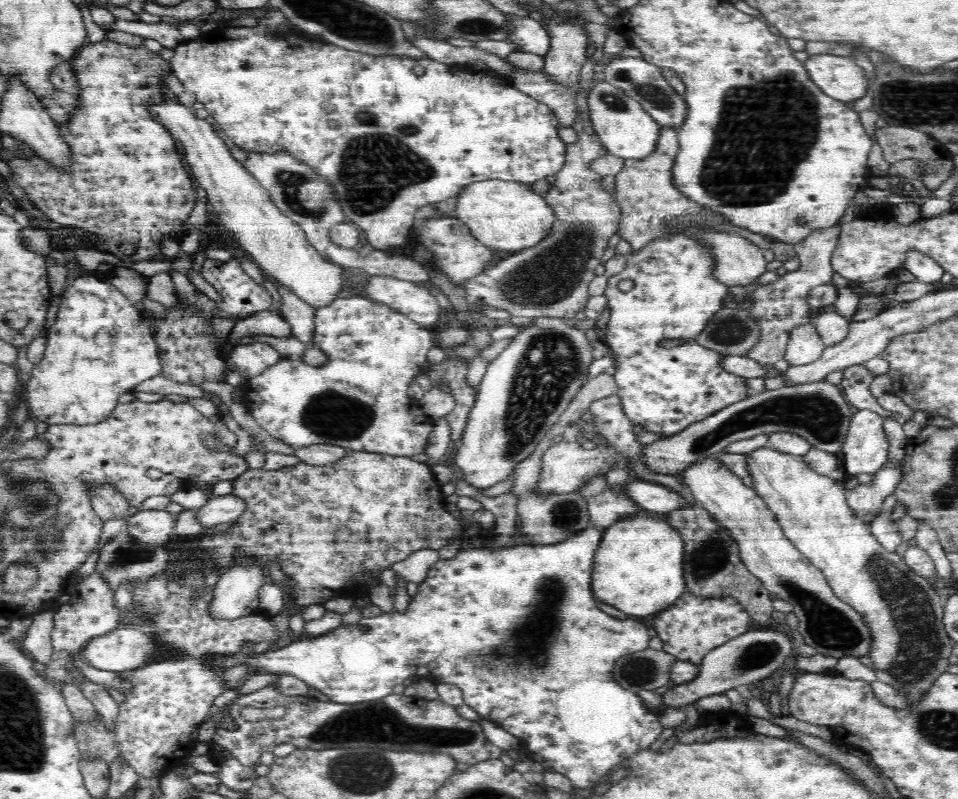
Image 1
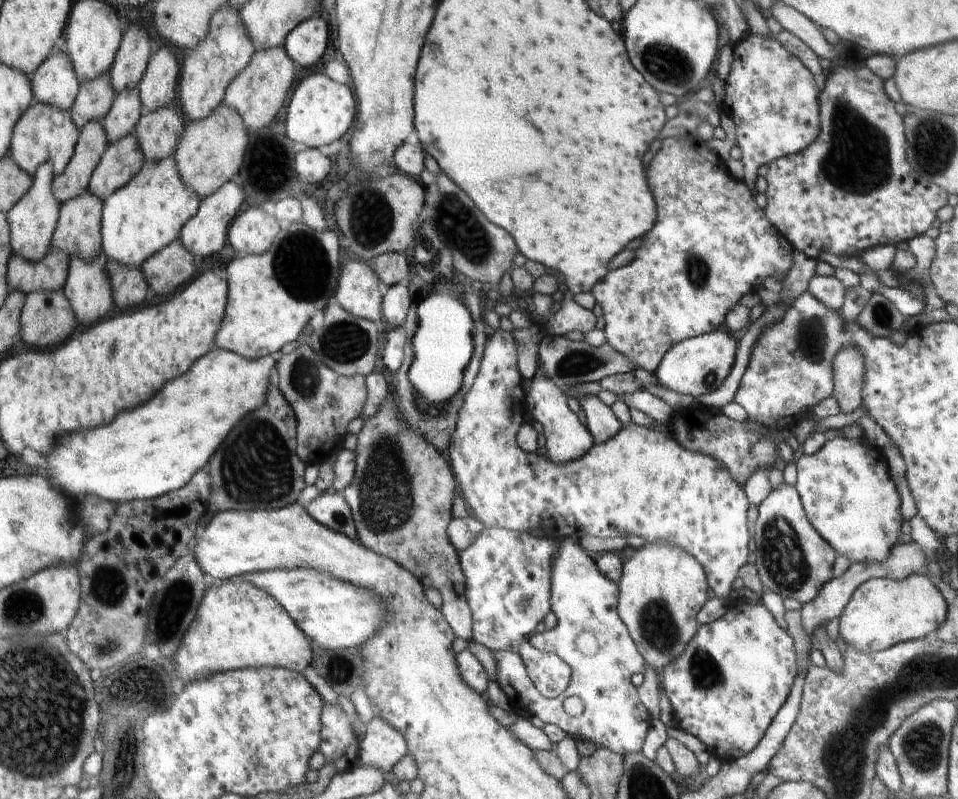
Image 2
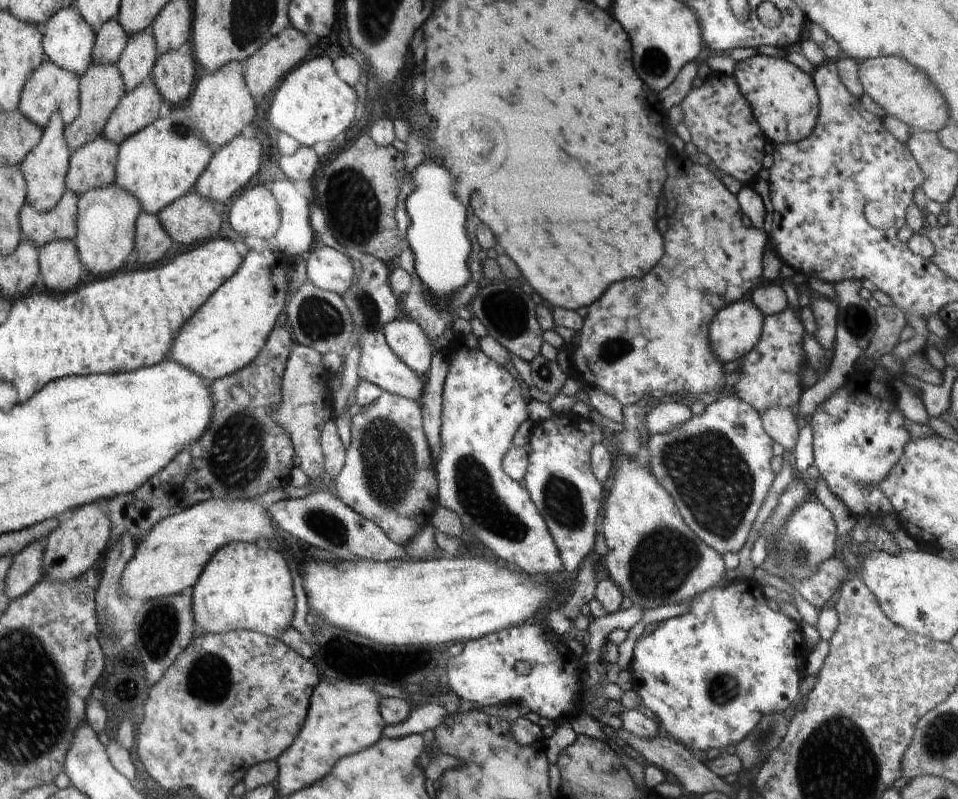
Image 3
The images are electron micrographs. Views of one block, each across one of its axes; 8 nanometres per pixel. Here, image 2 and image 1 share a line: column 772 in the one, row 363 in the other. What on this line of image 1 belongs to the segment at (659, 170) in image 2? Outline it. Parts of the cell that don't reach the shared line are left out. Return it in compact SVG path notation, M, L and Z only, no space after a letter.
M254 342L250 344L235 344L232 351L226 356L226 368L224 372L229 370L237 370L250 380L257 374L262 374L269 366L276 364L283 357L271 345L264 342Z

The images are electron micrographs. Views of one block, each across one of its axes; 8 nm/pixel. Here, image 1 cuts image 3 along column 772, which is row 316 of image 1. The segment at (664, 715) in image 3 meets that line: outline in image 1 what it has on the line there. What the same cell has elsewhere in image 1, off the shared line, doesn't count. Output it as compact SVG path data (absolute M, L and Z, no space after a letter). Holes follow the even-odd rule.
M680 232L668 238L656 238L642 250L628 254L626 259L625 269L609 278L604 292L610 308L604 344L609 348L608 355L614 357L617 370L613 376L626 417L633 424L643 427L644 431L658 433L666 438L748 397L744 385L746 378L726 372L719 366L725 355L704 348L696 340L714 314L731 302L730 287L712 275L714 261L709 248L703 242ZM623 280L634 283L630 292L622 292L618 288ZM672 338L679 340L677 346L667 349L660 347L662 340Z

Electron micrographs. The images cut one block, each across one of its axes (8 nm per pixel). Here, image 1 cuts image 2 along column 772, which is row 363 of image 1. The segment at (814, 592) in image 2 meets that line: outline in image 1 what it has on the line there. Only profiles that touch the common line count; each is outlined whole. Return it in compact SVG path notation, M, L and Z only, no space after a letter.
M558 317L532 319L532 322L529 322L528 325L522 327L522 330L512 337L512 340L504 351L500 352L500 354L498 354L498 356L486 366L487 369L485 375L480 381L477 389L475 403L470 409L470 414L465 429L463 430L463 435L460 438L460 442L457 444L458 451L455 457L455 464L456 466L459 466L460 471L463 474L462 478L466 480L468 484L475 486L480 492L481 490L484 490L484 488L490 488L490 486L494 486L494 484L498 484L498 482L502 482L502 480L506 480L508 476L511 476L514 467L534 452L534 449L538 446L538 442L540 442L540 440L548 434L554 424L558 422L562 412L568 408L568 404L570 404L570 402L574 400L574 396L578 394L578 390L580 390L580 388L588 382L588 379L591 378L591 376L588 375L588 366L594 362L594 356L592 355L592 350L594 350L594 348L592 348L592 341L593 340L590 340L590 338L586 336L584 330L576 328L574 320Z

